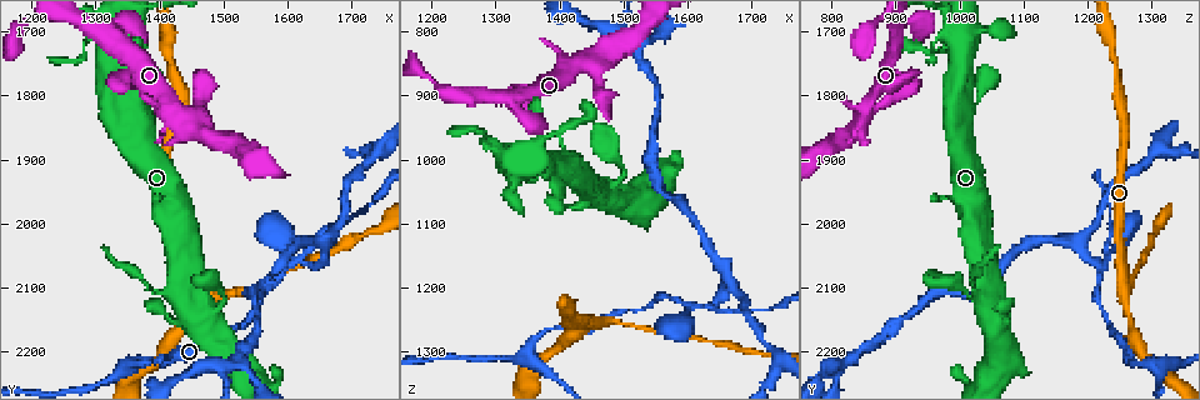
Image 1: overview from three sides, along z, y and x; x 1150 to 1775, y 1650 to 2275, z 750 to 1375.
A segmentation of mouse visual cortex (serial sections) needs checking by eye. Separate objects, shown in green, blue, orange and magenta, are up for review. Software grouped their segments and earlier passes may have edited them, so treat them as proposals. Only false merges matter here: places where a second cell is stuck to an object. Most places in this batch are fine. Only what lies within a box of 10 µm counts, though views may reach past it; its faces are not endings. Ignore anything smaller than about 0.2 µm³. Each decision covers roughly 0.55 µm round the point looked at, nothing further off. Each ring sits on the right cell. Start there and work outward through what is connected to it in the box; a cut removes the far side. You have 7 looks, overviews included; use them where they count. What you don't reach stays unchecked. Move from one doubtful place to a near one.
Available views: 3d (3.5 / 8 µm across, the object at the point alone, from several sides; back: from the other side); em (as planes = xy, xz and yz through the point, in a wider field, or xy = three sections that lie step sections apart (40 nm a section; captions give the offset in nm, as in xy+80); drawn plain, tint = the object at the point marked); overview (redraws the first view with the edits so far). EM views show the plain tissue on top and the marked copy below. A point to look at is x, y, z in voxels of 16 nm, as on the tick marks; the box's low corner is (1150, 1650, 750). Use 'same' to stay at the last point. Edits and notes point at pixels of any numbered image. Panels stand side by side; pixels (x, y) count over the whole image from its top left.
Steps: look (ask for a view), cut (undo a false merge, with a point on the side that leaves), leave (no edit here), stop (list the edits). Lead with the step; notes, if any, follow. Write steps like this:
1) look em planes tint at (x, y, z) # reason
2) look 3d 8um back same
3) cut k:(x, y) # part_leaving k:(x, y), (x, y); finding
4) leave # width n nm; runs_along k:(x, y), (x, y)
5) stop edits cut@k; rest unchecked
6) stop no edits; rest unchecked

look 3d 3.5um at (1435, 1840, 850) # branch point

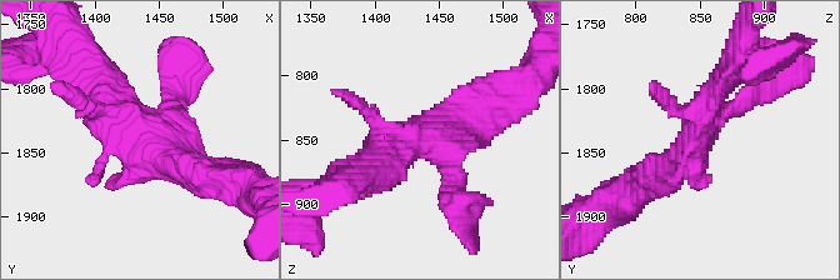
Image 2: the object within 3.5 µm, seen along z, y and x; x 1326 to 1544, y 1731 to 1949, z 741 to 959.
look em xy step 2 tint at (1436, 1832, 850) # now the EM

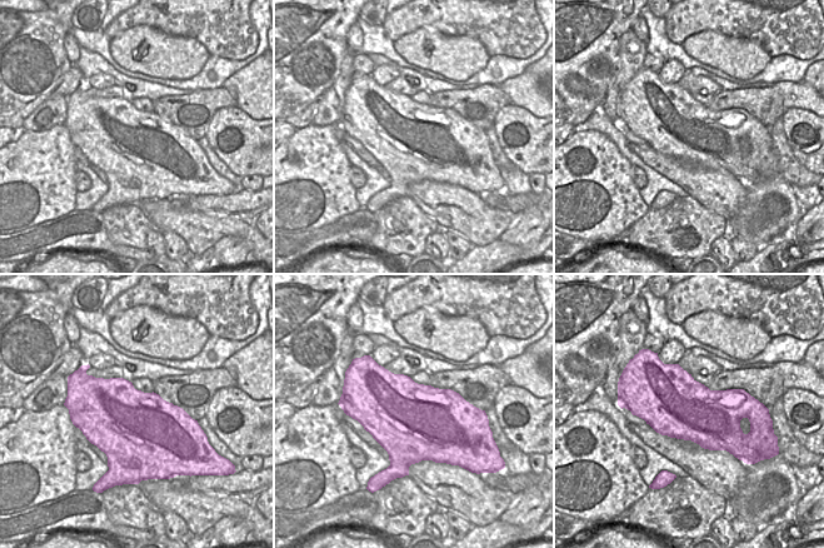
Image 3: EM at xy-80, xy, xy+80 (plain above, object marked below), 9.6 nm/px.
leave # runs_along 2:(95, 71), (164, 155), (203, 175); continuous, no second cell

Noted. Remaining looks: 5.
look 3d 3.5um at (1350, 2225, 1305) # sharp bend

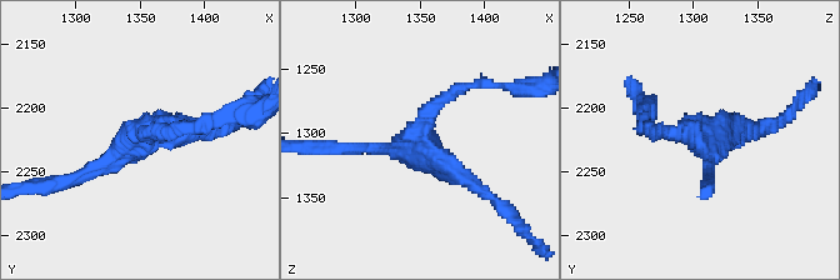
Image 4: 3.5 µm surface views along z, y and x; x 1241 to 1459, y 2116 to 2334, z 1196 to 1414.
look em xy step 2 tint at (1354, 2224, 1304) # need the tissue

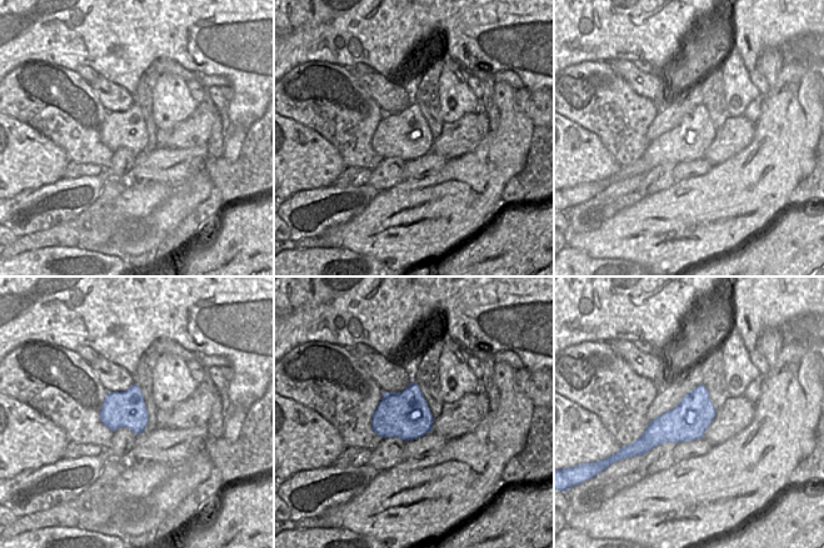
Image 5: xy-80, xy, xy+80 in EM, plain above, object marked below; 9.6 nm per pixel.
leave # arm_widths 150, 150, 250 nm; runs_along 4:(469, 84), (430, 109), (411, 150), (354, 148); continuous, no second cell

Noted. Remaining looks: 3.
look 3d 3.5um at (1455, 2110, 1260) # three arms meet

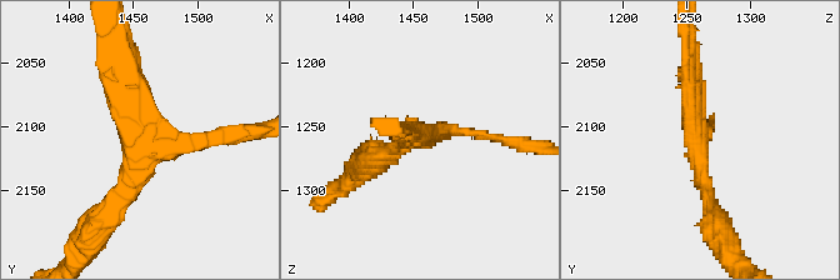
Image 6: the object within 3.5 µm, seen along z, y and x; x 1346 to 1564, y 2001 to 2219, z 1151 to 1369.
look em xy step 5 tint at (1456, 2102, 1258) # arms 3; arm_widths 150, 200, 300 nm

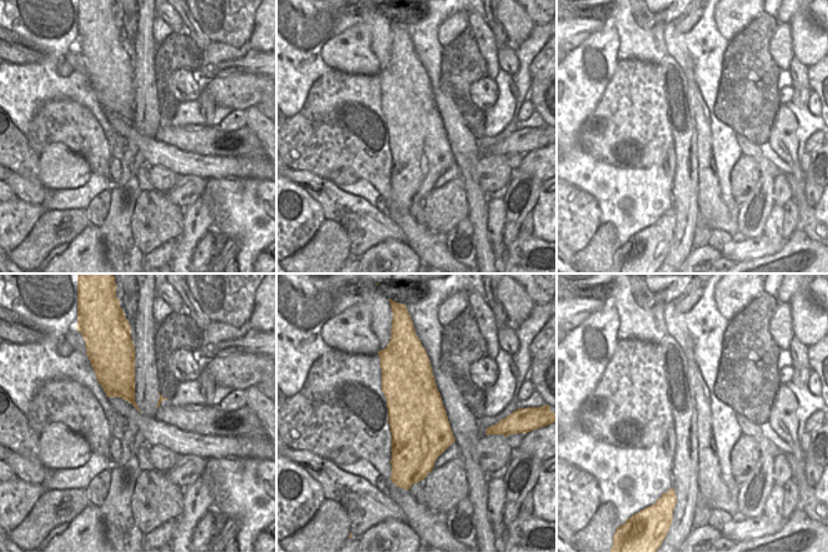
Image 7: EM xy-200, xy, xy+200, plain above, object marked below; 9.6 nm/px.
leave # runs_along 6:(689, 51), (698, 163), (710, 205); continuous, no second cell

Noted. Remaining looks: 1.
stop no edits; rest unchecked

